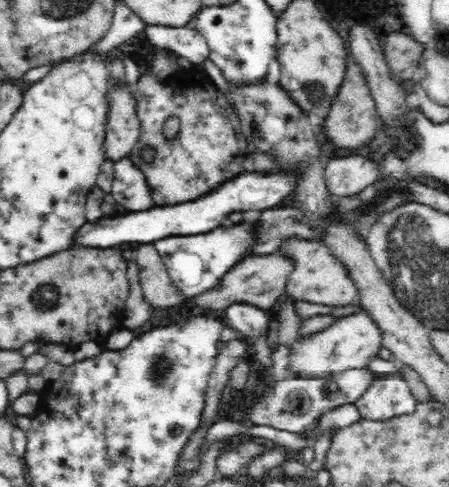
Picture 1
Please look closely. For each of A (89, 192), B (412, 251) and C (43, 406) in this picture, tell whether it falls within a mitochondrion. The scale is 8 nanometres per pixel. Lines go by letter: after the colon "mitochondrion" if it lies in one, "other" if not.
A: other
B: mitochondrion
C: other

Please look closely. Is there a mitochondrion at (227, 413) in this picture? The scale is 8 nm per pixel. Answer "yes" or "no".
no

